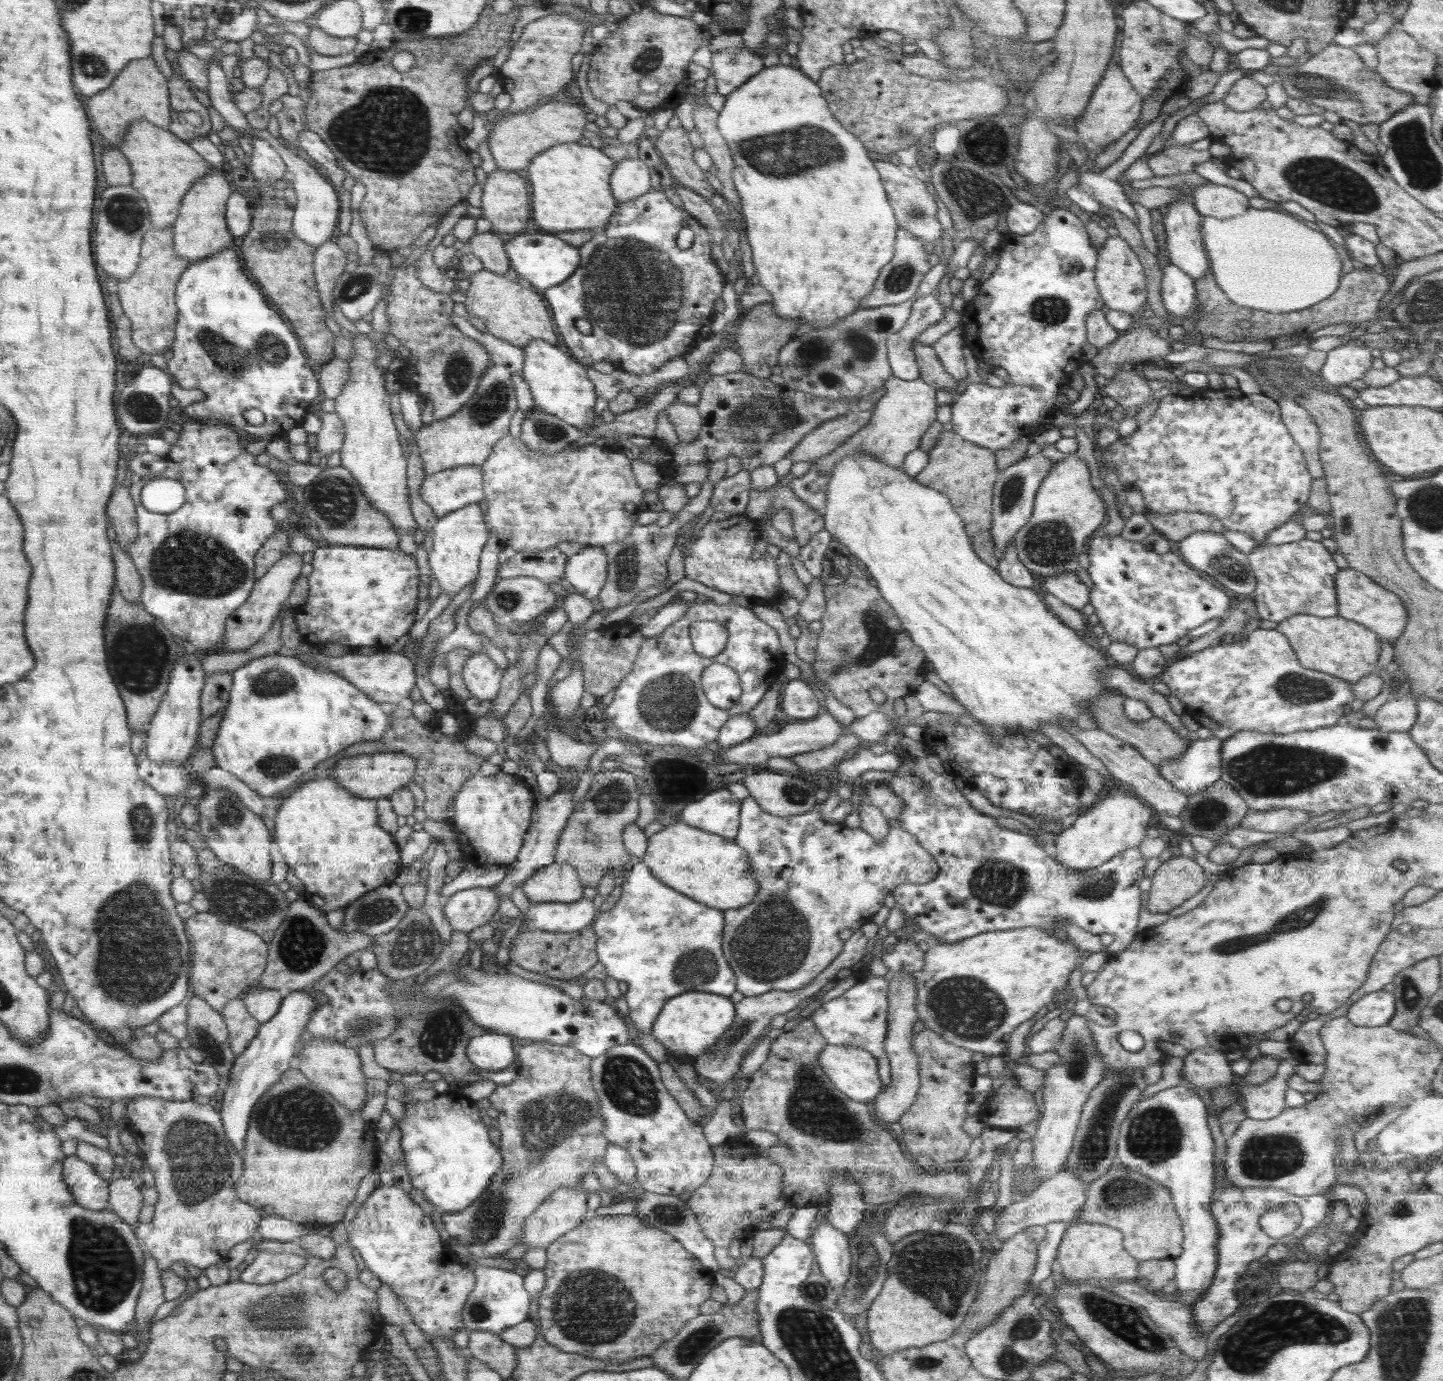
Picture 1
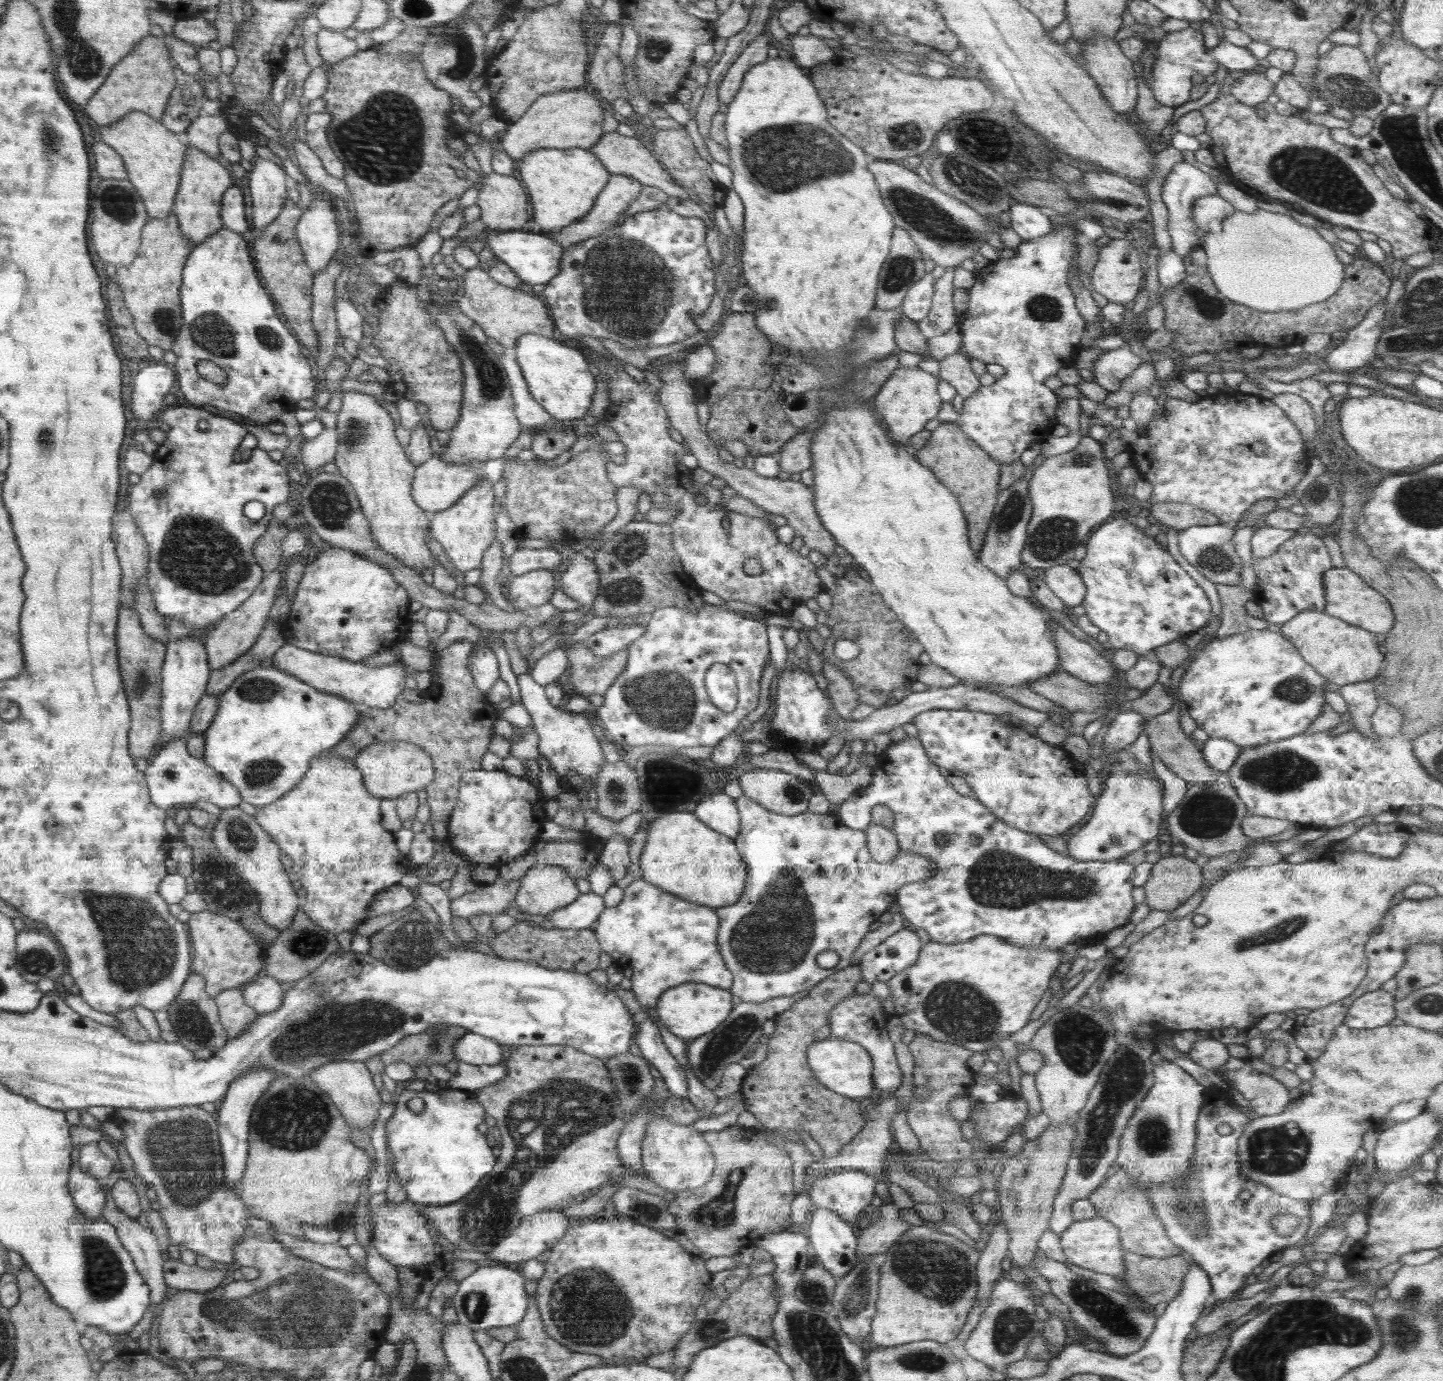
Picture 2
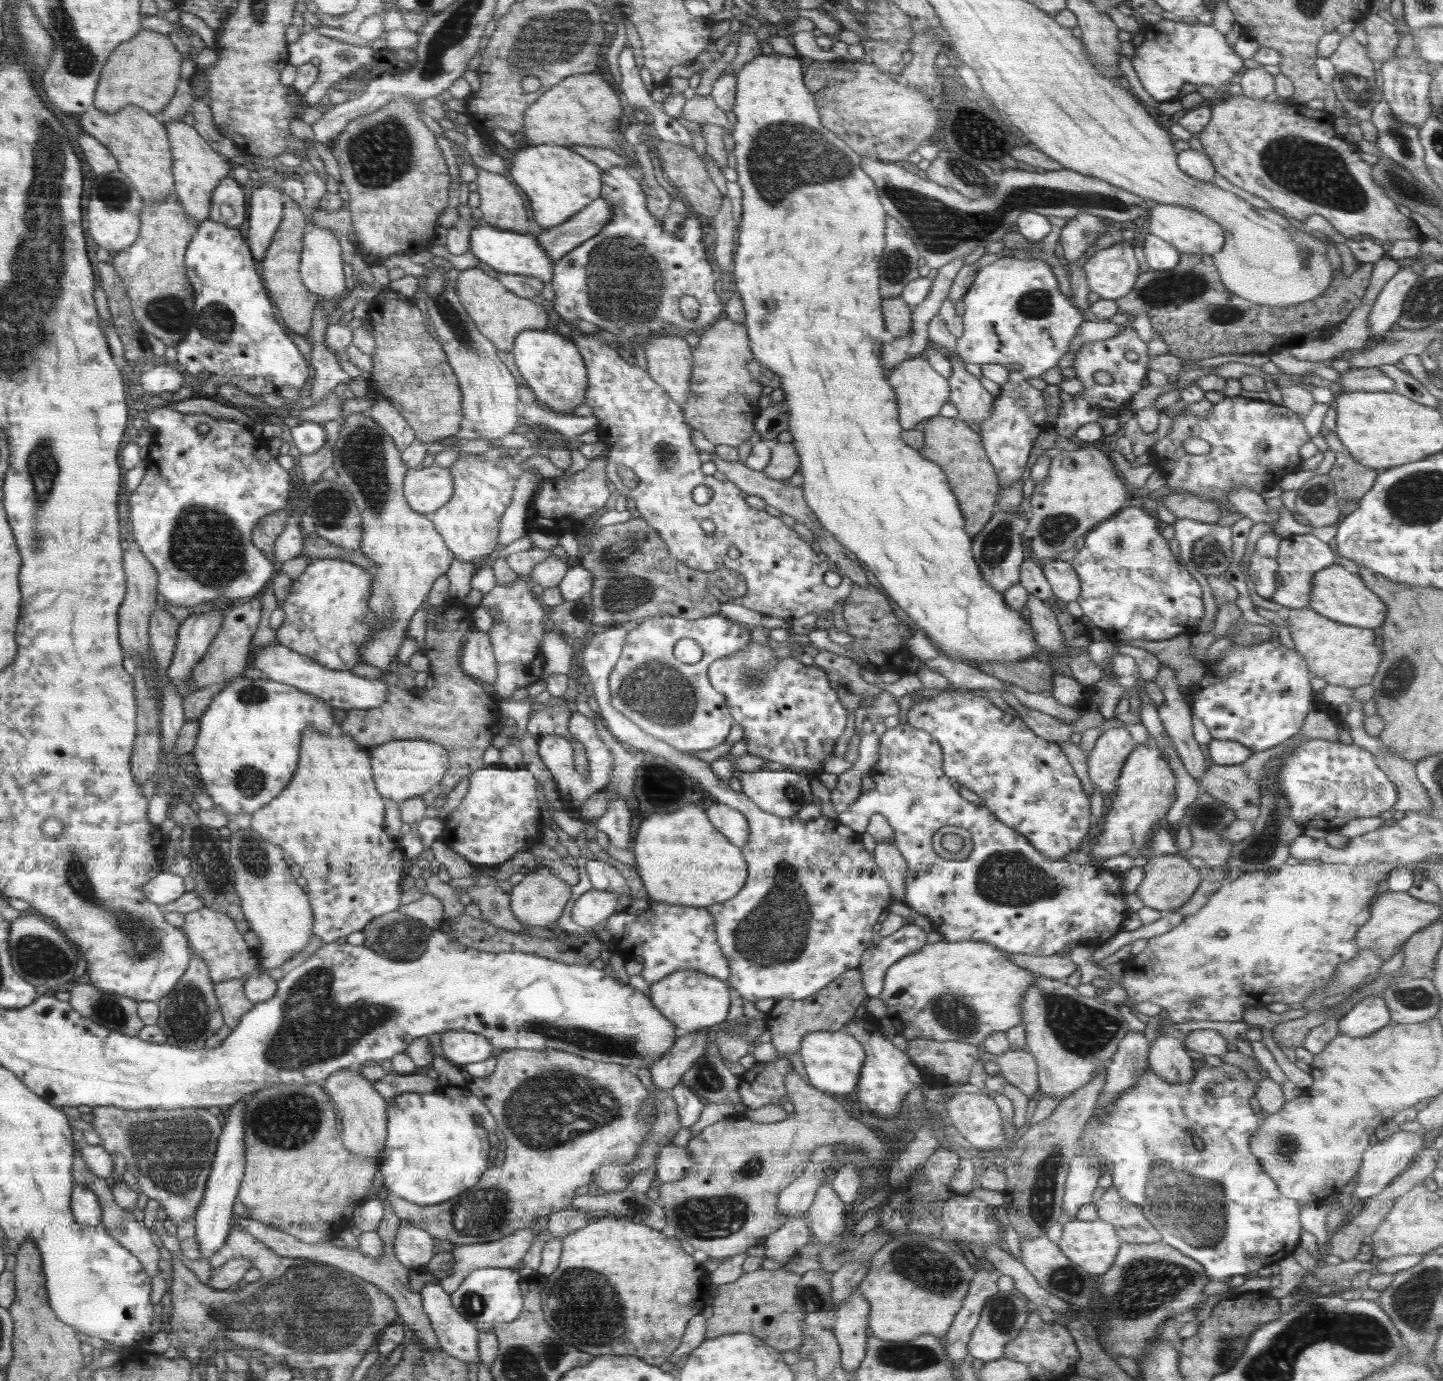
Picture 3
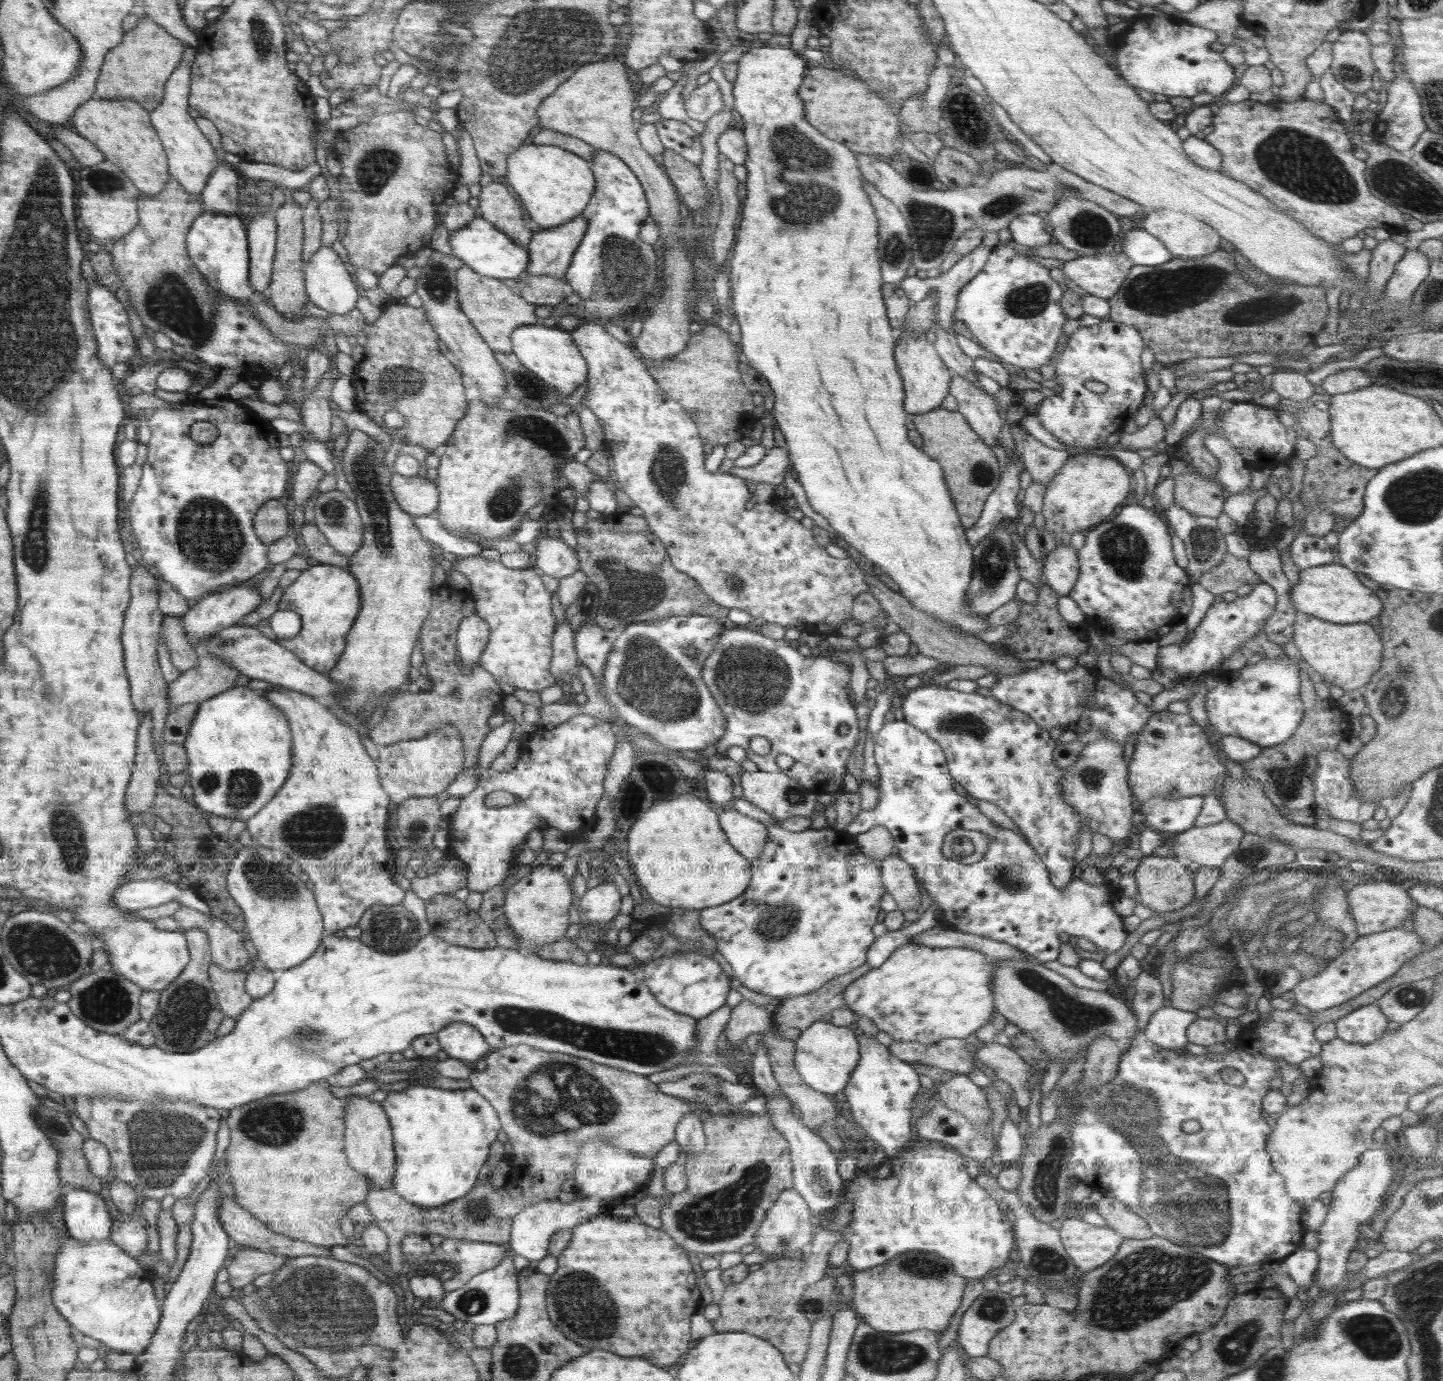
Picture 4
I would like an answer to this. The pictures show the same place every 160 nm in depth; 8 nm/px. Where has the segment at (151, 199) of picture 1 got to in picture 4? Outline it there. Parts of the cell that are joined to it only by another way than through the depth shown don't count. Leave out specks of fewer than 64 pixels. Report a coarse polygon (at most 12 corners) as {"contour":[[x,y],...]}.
{"contour":[[92,98],[76,132],[155,195],[171,178],[141,103]]}

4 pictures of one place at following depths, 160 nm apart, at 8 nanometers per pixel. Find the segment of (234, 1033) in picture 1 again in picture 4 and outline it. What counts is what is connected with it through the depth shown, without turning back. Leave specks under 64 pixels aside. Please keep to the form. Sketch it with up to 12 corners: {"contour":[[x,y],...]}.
{"contour":[[212,962],[208,974],[220,1010],[237,1019],[254,1002],[244,971]]}

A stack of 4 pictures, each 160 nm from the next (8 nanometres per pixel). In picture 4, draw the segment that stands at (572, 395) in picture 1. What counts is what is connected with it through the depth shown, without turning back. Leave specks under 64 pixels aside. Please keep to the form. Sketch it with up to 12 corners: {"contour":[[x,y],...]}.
{"contour":[[519,326],[520,364],[561,398],[590,375],[570,332]]}

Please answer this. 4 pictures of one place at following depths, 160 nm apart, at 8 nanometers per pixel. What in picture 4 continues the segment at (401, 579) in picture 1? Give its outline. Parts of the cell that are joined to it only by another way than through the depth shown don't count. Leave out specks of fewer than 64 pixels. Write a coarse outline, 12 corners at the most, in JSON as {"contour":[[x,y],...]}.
{"contour":[[309,566],[279,610],[296,636],[268,636],[316,671],[336,666],[360,610],[346,568]]}

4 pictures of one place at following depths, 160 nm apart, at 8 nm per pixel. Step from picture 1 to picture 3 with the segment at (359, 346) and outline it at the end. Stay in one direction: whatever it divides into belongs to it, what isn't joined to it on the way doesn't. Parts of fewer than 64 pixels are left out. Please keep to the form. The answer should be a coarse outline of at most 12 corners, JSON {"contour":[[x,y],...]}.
{"contour":[[366,412],[342,420],[332,466],[362,512],[376,574],[362,648],[389,672],[456,555],[404,493],[411,468]]}

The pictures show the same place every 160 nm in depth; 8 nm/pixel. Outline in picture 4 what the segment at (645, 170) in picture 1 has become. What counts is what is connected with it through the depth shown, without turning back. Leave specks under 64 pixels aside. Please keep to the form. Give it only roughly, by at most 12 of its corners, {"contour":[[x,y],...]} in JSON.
{"contour":[[581,215],[538,229],[523,276],[566,278],[588,229]]}

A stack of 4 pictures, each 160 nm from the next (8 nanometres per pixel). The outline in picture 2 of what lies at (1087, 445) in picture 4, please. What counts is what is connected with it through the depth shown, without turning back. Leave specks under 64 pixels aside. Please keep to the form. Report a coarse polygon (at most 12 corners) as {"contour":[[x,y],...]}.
{"contour":[[1126,344],[1102,351],[1092,371],[1096,384],[1118,392],[1141,360]]}

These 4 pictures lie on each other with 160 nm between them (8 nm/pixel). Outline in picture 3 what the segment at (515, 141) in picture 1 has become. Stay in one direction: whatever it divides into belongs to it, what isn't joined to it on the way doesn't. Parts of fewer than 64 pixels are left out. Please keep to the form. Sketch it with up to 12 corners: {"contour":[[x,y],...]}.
{"contour":[[598,71],[566,77],[524,113],[530,146],[619,150],[624,112]]}

